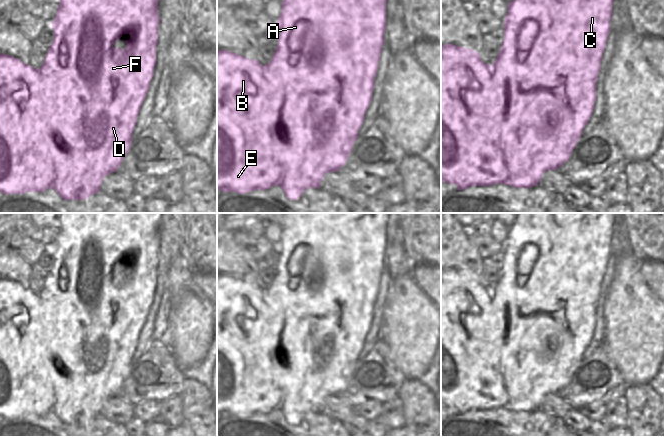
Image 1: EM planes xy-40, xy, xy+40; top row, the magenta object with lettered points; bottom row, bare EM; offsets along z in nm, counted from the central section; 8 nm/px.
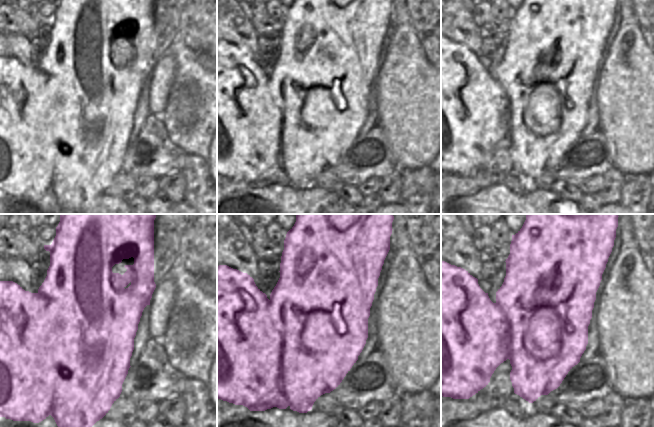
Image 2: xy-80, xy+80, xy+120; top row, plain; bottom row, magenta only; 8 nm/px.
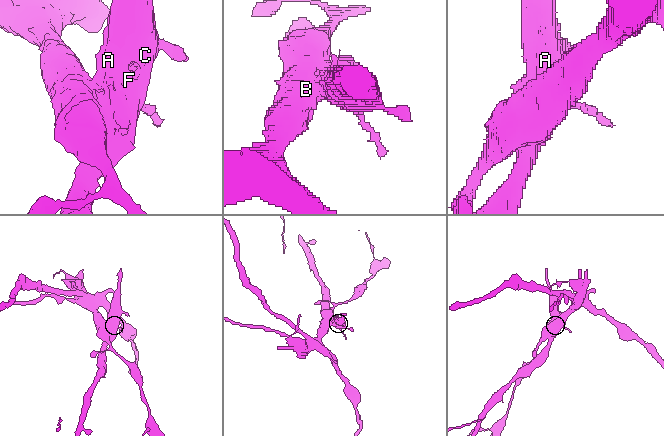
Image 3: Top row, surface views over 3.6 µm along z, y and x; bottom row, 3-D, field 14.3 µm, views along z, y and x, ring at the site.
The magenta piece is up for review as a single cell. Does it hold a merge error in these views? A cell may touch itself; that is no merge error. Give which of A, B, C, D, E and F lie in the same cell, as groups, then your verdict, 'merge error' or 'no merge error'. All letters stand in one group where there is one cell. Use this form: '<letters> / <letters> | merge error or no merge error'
A C D F / B E | merge error

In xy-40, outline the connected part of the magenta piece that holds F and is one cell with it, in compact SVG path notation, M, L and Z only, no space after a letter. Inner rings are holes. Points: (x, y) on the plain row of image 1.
M62 213L60 217L60 227L56 235L56 241L51 247L54 255L52 269L44 283L44 287L38 293L47 310L52 313L52 323L56 329L56 337L52 338L52 343L58 347L55 356L61 356L68 361L68 367L72 371L67 376L61 376L58 383L58 397L50 412L53 412L61 422L65 424L87 424L89 420L100 416L100 409L105 400L111 396L116 396L122 383L126 380L132 367L132 357L138 343L140 331L148 317L150 305L154 299L156 289L156 269L158 267L158 249L160 241L158 239L158 225L162 213ZM123 258L129 258L130 263L124 266L127 270L121 274L114 272L114 267L122 261Z

